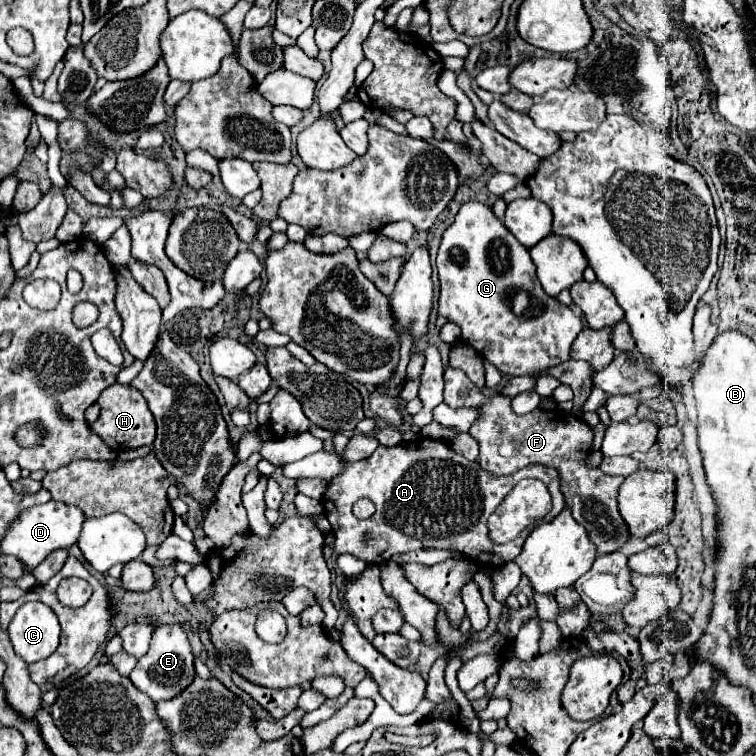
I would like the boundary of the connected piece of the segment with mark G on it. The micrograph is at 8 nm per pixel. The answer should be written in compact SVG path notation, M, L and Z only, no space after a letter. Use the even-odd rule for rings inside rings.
M467 201L461 205L459 213L455 215L453 225L449 225L441 237L441 245L437 251L437 273L439 273L439 305L437 313L447 317L449 321L461 327L461 341L471 345L479 351L487 361L491 361L503 375L531 375L539 369L547 369L555 363L569 361L571 343L581 333L583 325L581 319L557 299L549 295L541 295L545 299L543 313L537 317L517 317L509 309L509 295L515 291L535 291L537 277L535 265L529 257L529 251L515 239L515 235L495 217L491 207L479 201ZM457 257L463 257L465 263L457 263Z

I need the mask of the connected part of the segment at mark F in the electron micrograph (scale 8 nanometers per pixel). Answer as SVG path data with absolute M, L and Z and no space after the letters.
M455 367L445 369L445 403L449 407L475 407L479 409L479 419L469 429L479 441L481 453L479 453L479 465L487 469L493 475L511 475L517 469L531 465L531 463L543 463L549 467L555 467L561 477L561 493L567 499L567 505L571 507L571 513L575 521L579 521L591 541L595 543L599 555L617 551L627 539L627 525L623 525L623 519L617 509L617 491L623 483L623 477L611 477L605 475L601 469L591 469L585 465L585 457L591 451L593 431L575 415L561 411L561 409L535 409L527 415L517 415L511 409L511 399L503 395L485 395L481 389L477 389L471 379Z

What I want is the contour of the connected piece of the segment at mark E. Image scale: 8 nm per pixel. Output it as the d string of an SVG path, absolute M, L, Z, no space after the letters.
M179 625L157 627L153 633L149 651L137 661L137 665L131 673L131 681L137 689L147 693L153 701L171 699L171 697L175 697L175 693L181 693L181 689L185 689L193 681L193 675L195 675L193 659L195 657L191 653L187 635Z

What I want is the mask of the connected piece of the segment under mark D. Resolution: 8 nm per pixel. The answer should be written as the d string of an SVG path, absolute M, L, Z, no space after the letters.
M49 501L47 505L31 507L27 511L23 511L21 517L11 525L5 539L1 541L1 551L19 557L31 571L55 549L69 549L71 545L75 545L83 523L85 523L83 511L79 507L67 505L63 501Z

